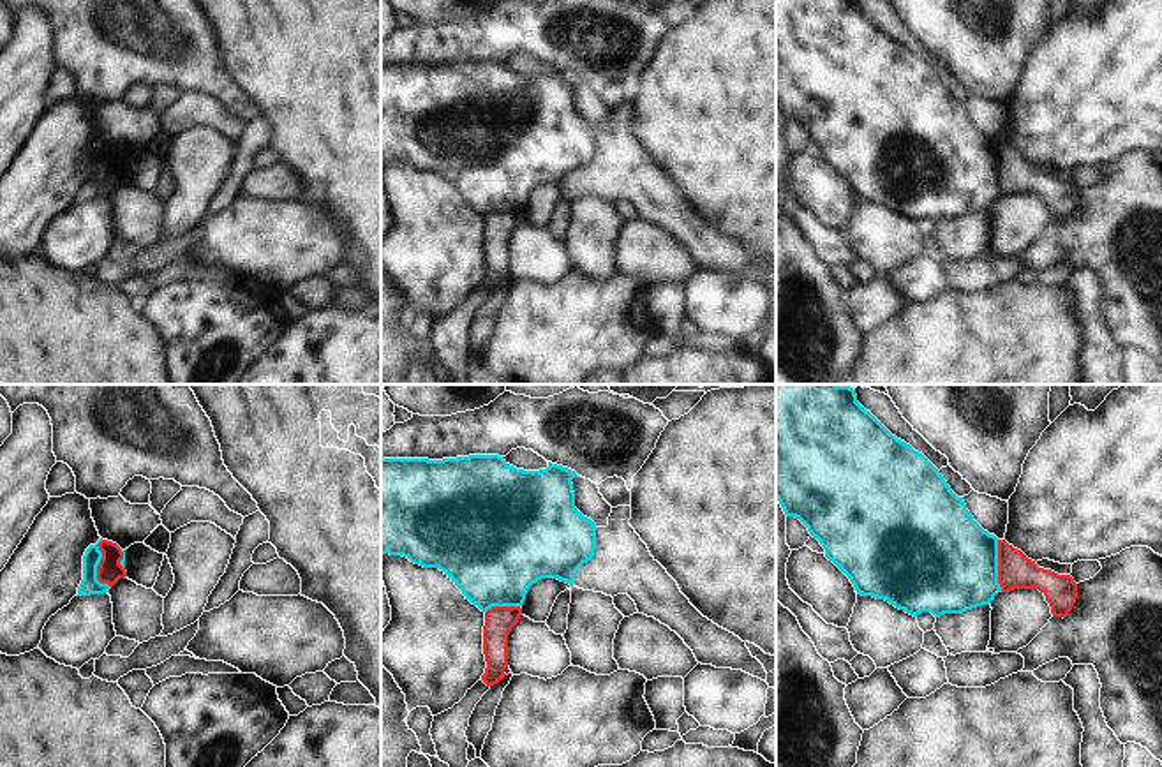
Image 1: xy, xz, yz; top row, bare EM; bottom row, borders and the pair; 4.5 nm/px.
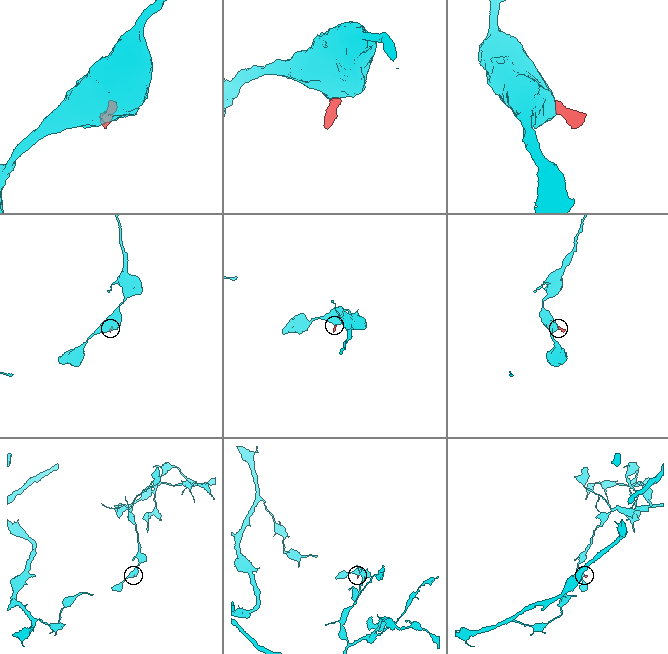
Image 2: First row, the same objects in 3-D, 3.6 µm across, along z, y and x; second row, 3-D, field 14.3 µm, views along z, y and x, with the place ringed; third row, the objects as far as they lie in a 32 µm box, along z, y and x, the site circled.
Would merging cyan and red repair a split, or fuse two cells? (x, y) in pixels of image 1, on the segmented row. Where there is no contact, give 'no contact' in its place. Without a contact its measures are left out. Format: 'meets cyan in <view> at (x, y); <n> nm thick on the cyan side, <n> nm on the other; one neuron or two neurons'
meets cyan in xy at (97, 565); 80 nm thick on the cyan side, 120 nm on the other; two neurons

